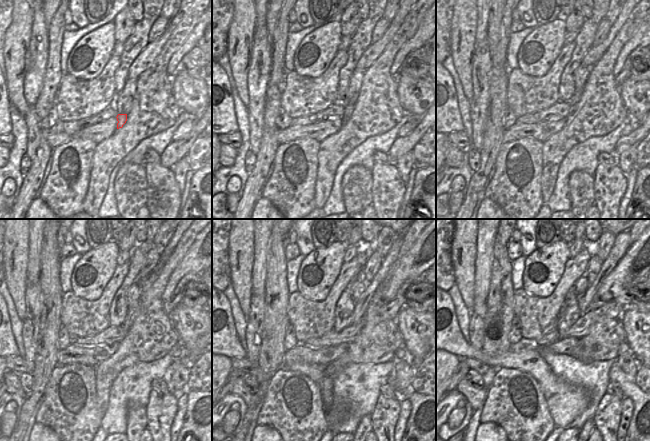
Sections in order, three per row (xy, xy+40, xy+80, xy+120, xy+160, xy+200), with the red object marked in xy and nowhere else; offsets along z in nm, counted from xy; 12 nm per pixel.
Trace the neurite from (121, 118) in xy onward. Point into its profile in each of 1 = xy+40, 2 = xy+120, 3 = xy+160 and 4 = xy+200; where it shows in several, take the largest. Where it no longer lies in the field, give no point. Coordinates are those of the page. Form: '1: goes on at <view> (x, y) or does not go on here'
1: goes on at xy+40 (349, 110)
2: goes on at xy+120 (133, 311)
3: goes on at xy+160 (361, 305)
4: goes on at xy+200 (622, 242)

